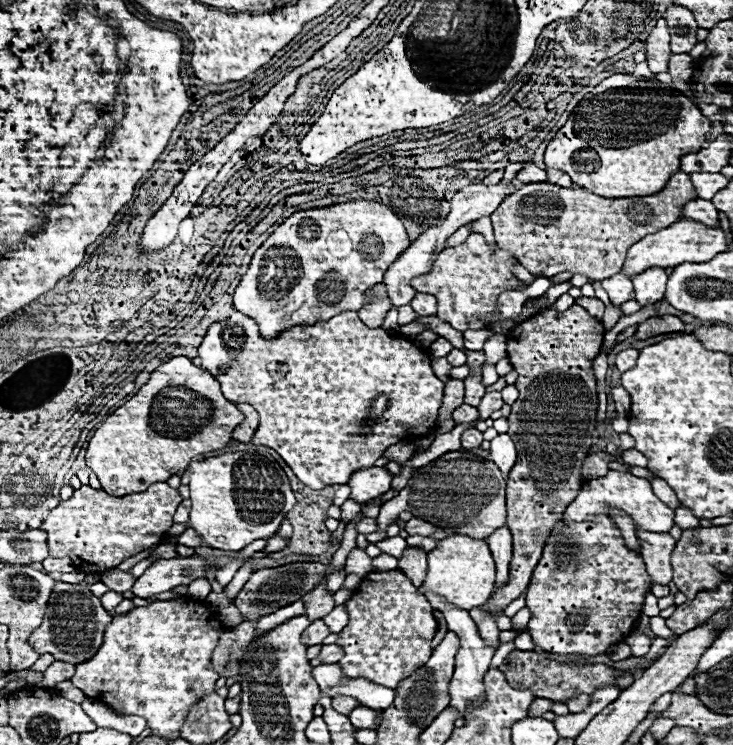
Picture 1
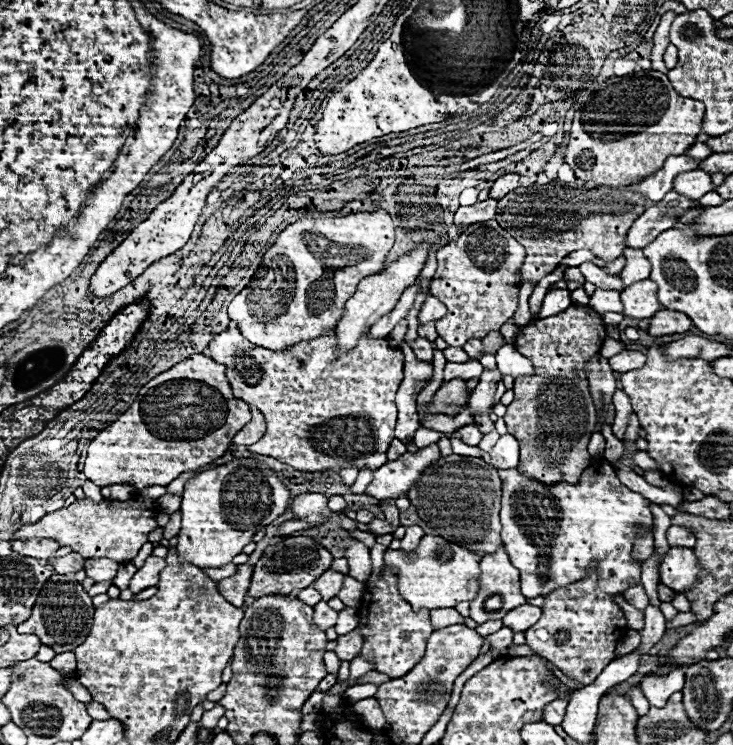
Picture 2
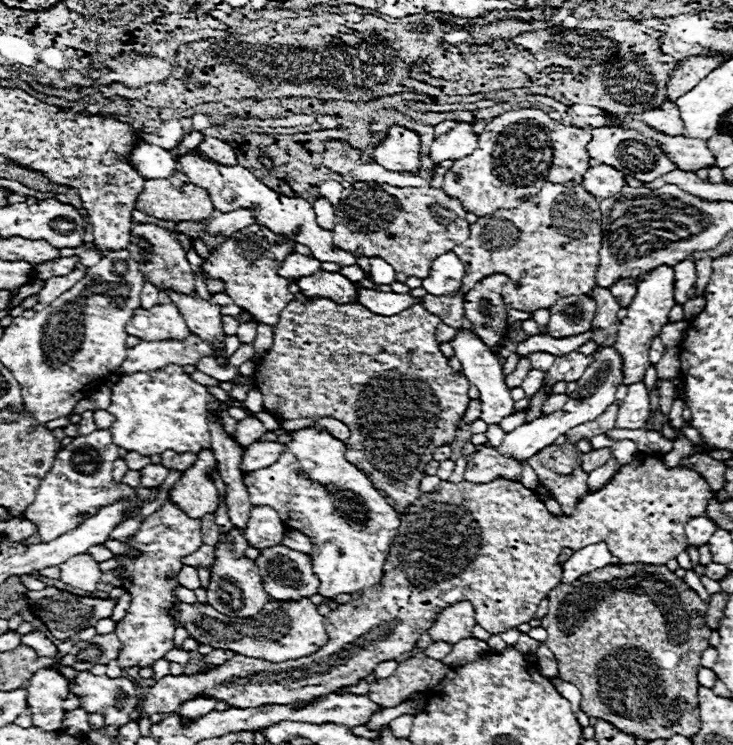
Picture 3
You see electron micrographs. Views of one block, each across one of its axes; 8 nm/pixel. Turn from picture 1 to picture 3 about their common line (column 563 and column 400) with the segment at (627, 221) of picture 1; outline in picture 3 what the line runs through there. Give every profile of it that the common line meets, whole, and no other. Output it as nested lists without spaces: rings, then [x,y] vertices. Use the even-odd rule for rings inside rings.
[[[384,184],[384,210],[388,210],[388,214],[380,218],[380,226],[376,226],[376,222],[368,222],[368,218],[364,218],[364,226],[356,226],[356,218],[336,214],[332,242],[336,242],[336,246],[342,250],[348,250],[354,258],[382,258],[394,268],[394,272],[426,278],[432,262],[440,254],[460,246],[460,242],[468,240],[470,236],[464,206],[432,184],[420,188],[398,188]]]

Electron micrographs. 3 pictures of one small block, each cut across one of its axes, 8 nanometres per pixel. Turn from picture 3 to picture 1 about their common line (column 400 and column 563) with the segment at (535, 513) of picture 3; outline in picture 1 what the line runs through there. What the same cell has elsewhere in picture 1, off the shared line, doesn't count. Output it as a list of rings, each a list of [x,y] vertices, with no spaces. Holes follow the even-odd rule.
[[[610,518],[568,524],[560,520],[546,538],[542,558],[534,568],[530,586],[526,590],[526,606],[532,612],[528,632],[534,644],[546,652],[574,656],[604,654],[612,644],[624,640],[632,632],[636,618],[642,614],[648,588],[650,576],[642,556],[624,544],[620,528]]]

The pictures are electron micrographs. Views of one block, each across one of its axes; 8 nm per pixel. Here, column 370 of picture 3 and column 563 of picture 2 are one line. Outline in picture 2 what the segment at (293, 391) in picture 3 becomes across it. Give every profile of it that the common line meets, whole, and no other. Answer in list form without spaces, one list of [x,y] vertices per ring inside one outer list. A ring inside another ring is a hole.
[[[572,304],[556,316],[534,318],[516,336],[514,348],[532,362],[534,374],[516,378],[512,388],[514,402],[508,406],[504,420],[508,432],[520,442],[518,470],[544,486],[554,486],[554,482],[578,484],[582,470],[592,462],[588,442],[598,418],[584,368],[600,352],[604,340],[606,326],[602,316],[582,304]]]

